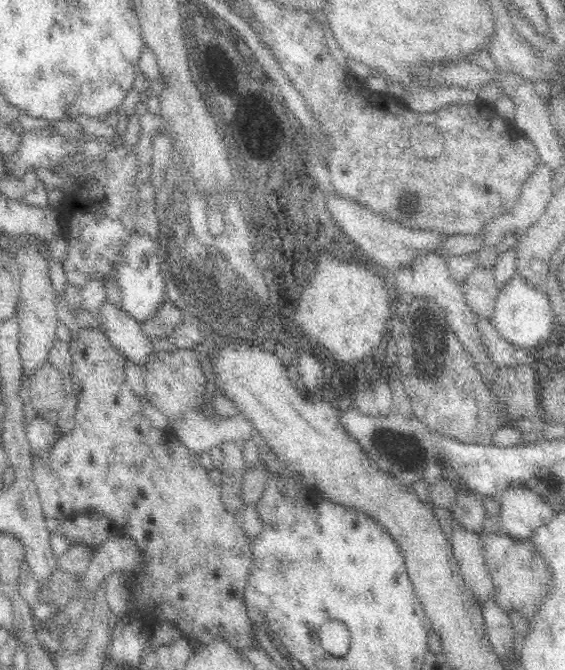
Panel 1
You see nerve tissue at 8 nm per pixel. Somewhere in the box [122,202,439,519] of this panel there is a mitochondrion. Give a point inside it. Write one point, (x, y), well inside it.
(193, 270)

